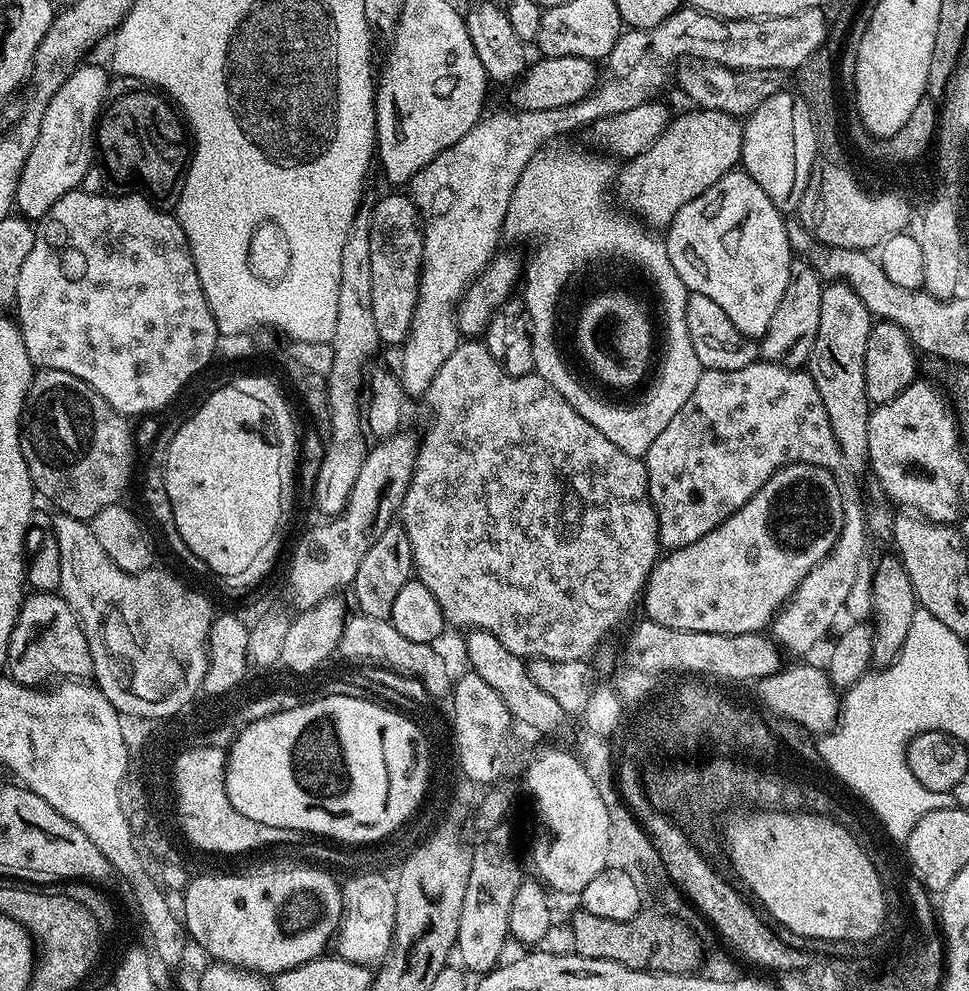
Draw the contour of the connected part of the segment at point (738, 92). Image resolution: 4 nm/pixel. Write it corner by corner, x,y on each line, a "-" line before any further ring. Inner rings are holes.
702,60
684,62
678,68
680,88
693,100
696,108
718,110
737,118
747,118
762,102
785,91
785,73
778,70
742,70
727,68
721,64
709,64

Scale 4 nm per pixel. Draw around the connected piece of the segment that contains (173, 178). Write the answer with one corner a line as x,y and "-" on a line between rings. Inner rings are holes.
116,78
110,88
94,133
103,171
124,187
121,189
152,201
158,208
175,209
190,159
190,132
185,117
165,93
146,86
143,80

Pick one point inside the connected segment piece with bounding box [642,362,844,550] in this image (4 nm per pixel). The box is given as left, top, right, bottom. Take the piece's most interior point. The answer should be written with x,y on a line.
739,427

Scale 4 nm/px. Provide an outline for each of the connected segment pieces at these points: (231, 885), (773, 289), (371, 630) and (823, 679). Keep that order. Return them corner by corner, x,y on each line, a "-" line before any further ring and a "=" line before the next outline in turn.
301,862
293,868
276,868
273,872
256,872
253,876
196,876
188,884
188,889
183,889
183,911
182,924
186,929
187,935
200,948
206,951
213,961
228,964
232,968
245,968
247,972
259,972
261,974
275,974
285,972
294,966
302,966
311,960
325,955
329,951
330,941
335,937
339,926
340,918
344,915
344,893
341,885
336,884
336,880
320,866
313,866
308,862
=
743,170
727,172
718,182
714,182
714,186
710,186
710,190
698,194
698,198
694,198
690,202
686,202
686,206
682,206
682,210
678,210
678,214
674,214
671,224
668,225
665,244
669,250
670,262
674,262
674,270
678,270
678,278
682,278
682,282
688,287
689,292
706,294
706,298
711,298
726,314
726,318
730,318
730,322
734,322
734,326
738,326
738,330
743,336
759,338
766,334
766,326
770,326
770,318
774,318
774,310
778,310
778,302
782,302
782,294
786,294
794,253
790,246
790,238
786,234
785,213
781,212
774,202
770,202
766,190
762,190
762,186
758,186
758,182
754,182
754,178
750,178
748,173
=
353,614
344,621
338,652
356,664
373,664
376,668
389,668
400,676
413,676
430,695
447,697
452,691
454,676
448,673
448,664
438,649
436,644
413,642
398,634
391,619
=
796,662
793,668
788,666
781,667
780,671
764,676
761,680
755,681
756,696
769,708
775,715
782,720
790,722
798,722
798,726
802,726
806,730
810,730
814,734
827,734
836,727
842,707
842,696
838,691
832,679
829,678
827,671
823,667
820,668
816,664
800,664
804,662

